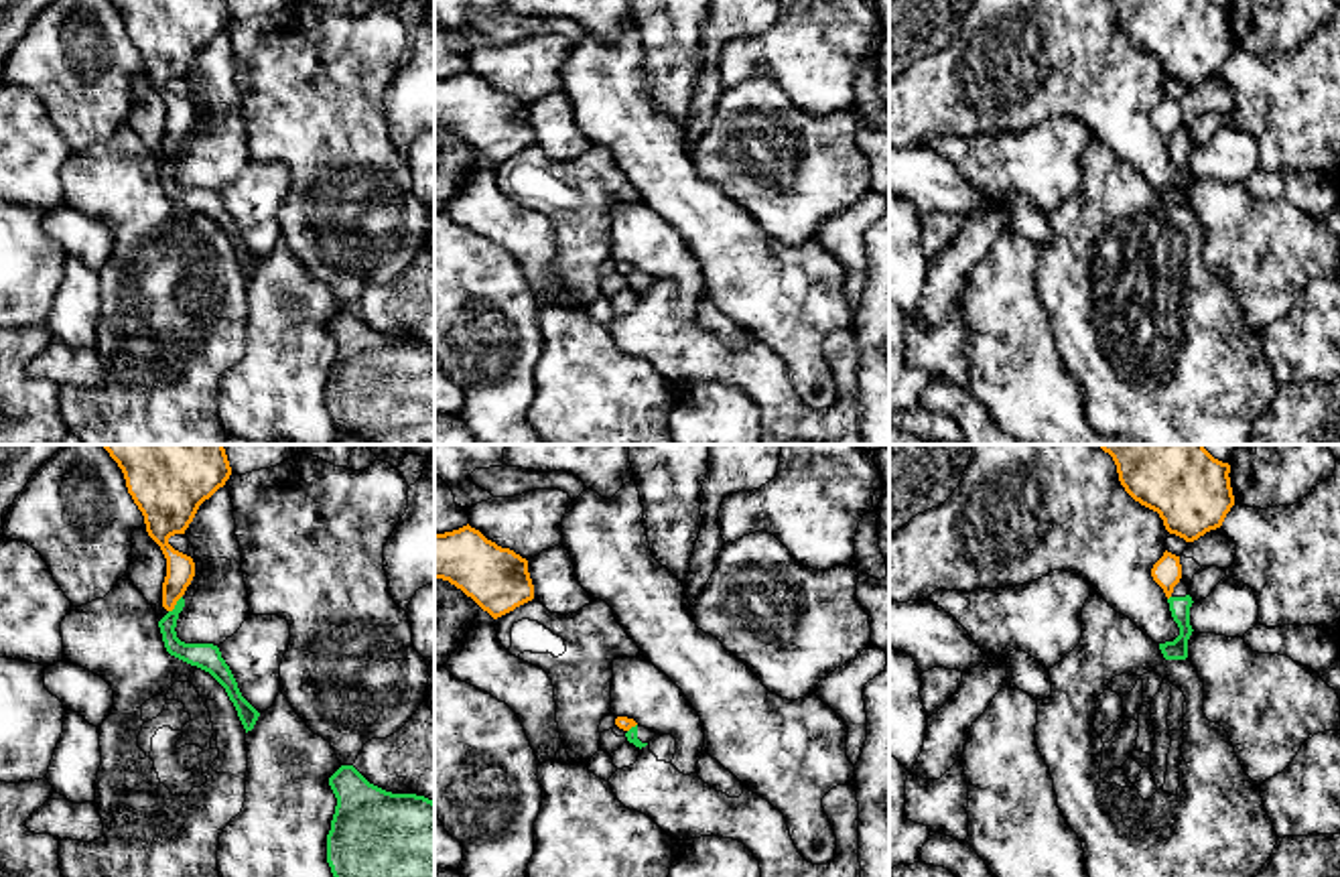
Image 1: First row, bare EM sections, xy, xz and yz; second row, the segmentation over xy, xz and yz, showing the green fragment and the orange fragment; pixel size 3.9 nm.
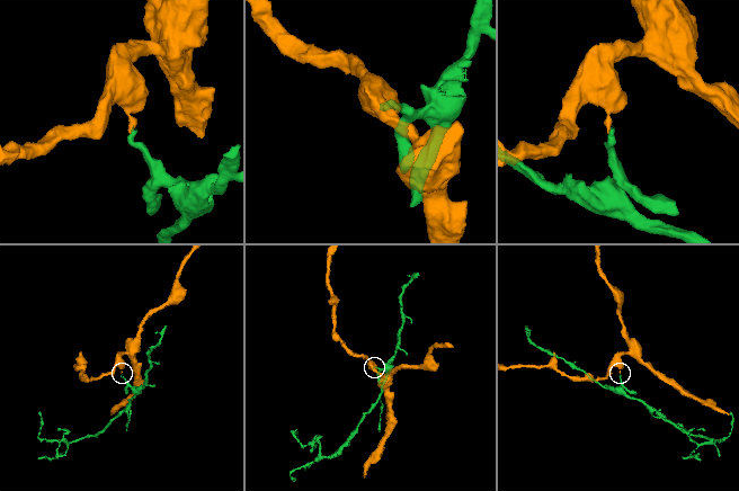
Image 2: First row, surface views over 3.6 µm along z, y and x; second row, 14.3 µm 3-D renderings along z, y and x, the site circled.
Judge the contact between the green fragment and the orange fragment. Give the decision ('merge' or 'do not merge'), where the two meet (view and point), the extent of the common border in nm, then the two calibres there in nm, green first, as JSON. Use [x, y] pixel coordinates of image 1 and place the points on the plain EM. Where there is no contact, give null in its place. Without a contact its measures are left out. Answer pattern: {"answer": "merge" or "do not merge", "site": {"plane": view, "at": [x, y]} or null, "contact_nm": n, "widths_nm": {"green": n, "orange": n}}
{"answer": "do not merge", "site": {"plane": "xy", "at": [177, 149]}, "contact_nm": 90, "widths_nm": {"green": 110, "orange": 110}}

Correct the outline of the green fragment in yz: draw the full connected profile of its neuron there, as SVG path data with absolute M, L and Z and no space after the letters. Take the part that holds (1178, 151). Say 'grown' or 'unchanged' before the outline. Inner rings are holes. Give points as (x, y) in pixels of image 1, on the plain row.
grown | M1182 124L1174 132L1174 138L1167 144L1167 148L1169 148L1171 162L1180 173L1180 181L1174 187L1159 189L1159 195L1165 205L1186 205L1188 185L1194 177L1190 171L1190 152L1194 146L1190 142L1190 132Z

